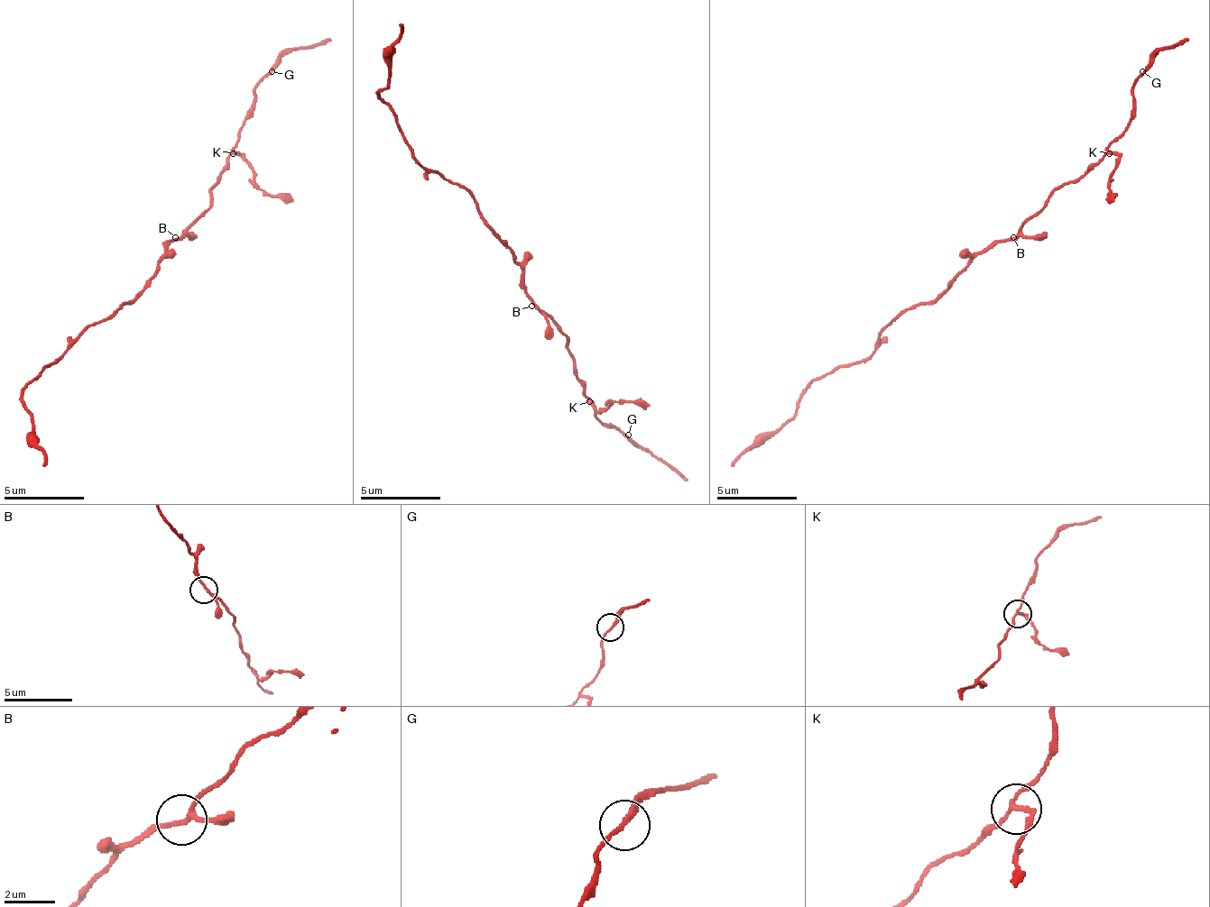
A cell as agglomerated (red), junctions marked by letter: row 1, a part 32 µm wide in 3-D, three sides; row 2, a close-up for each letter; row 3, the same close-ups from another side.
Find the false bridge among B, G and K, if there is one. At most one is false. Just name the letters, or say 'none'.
K

